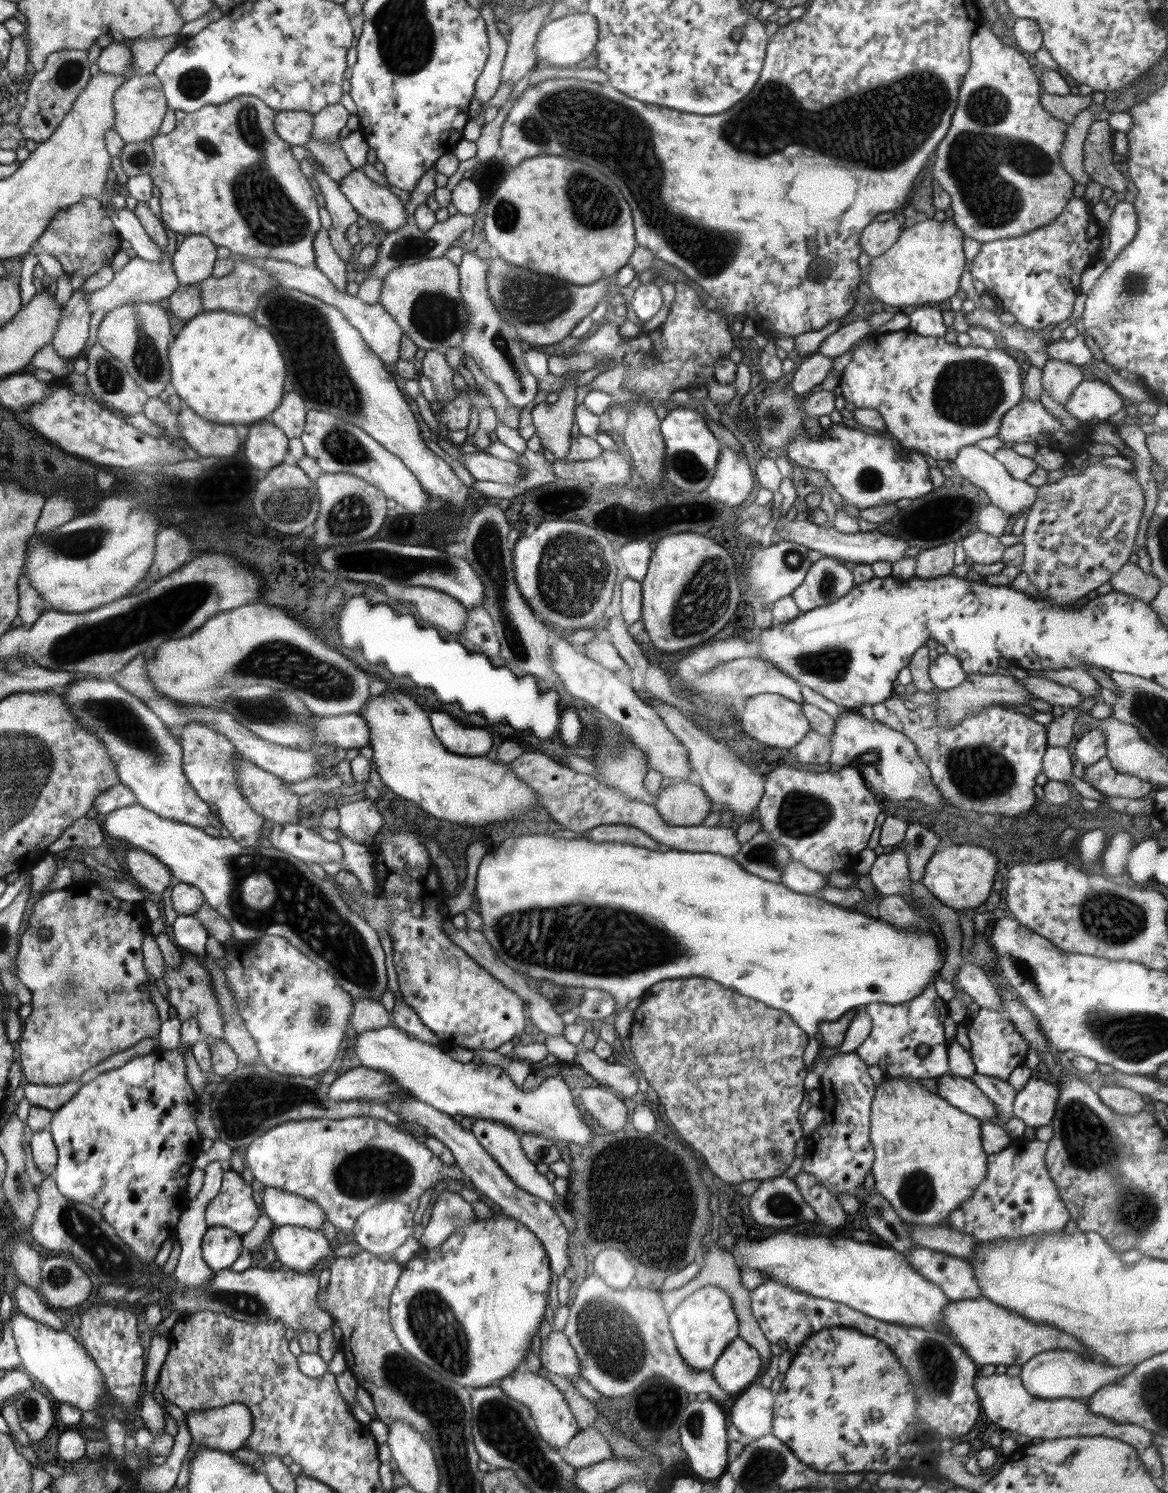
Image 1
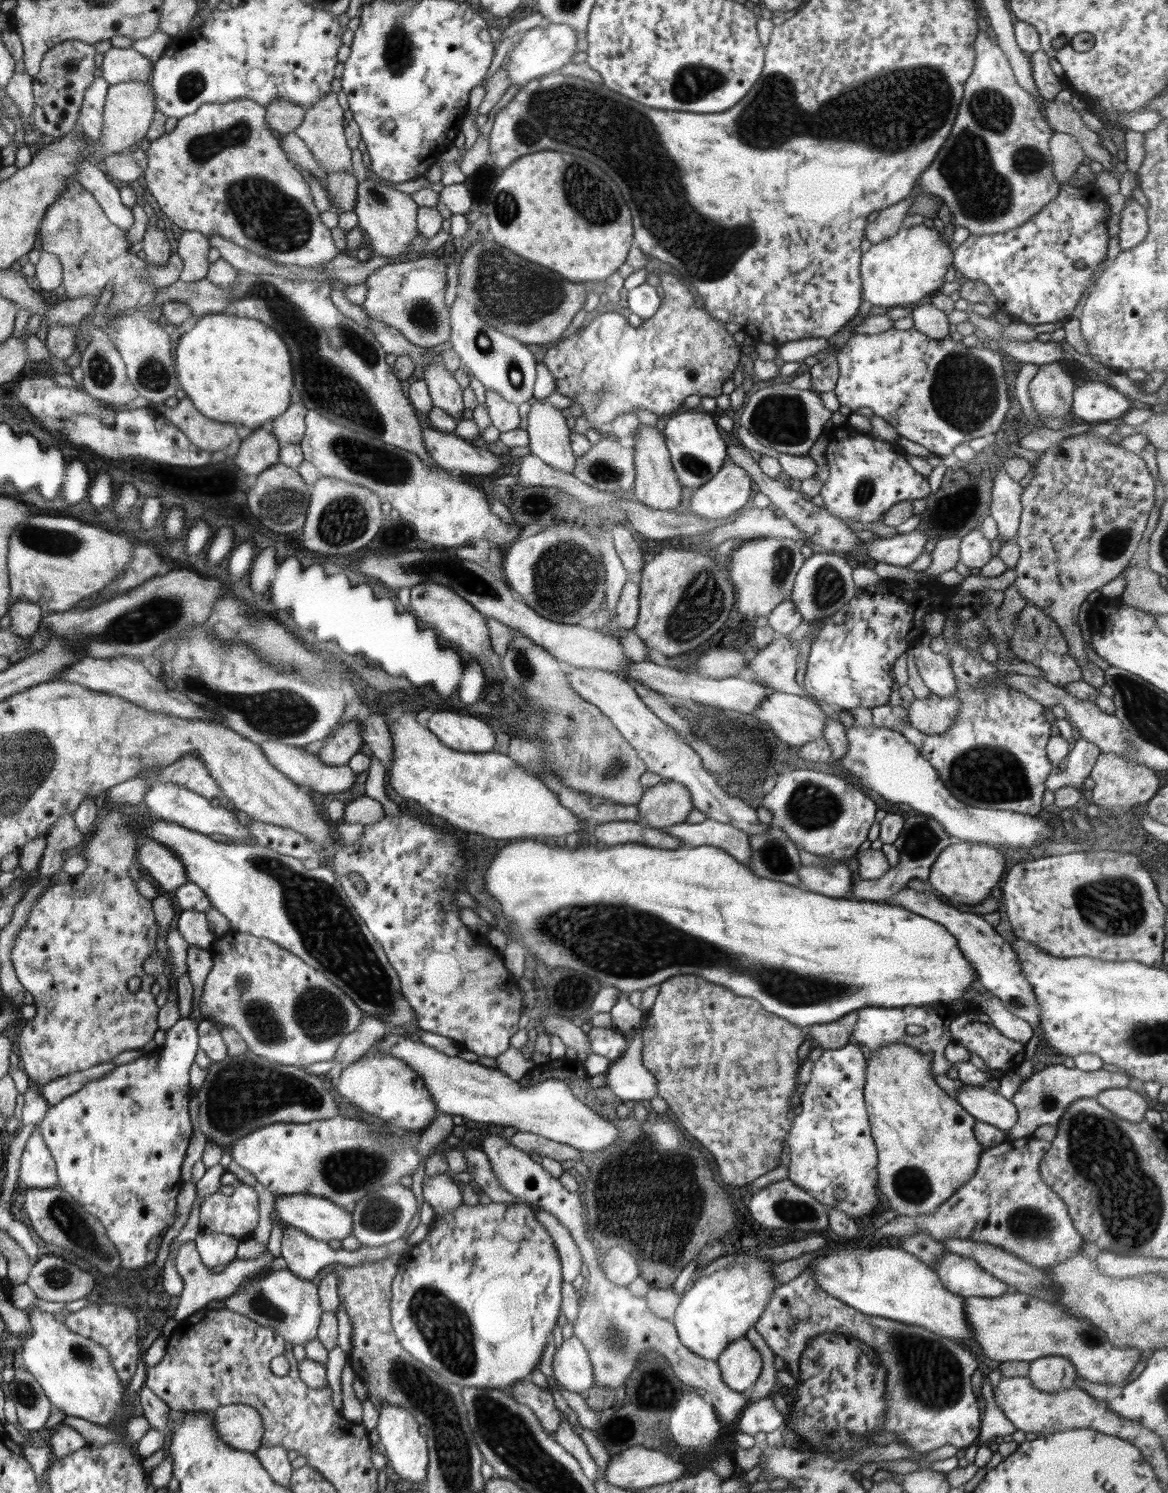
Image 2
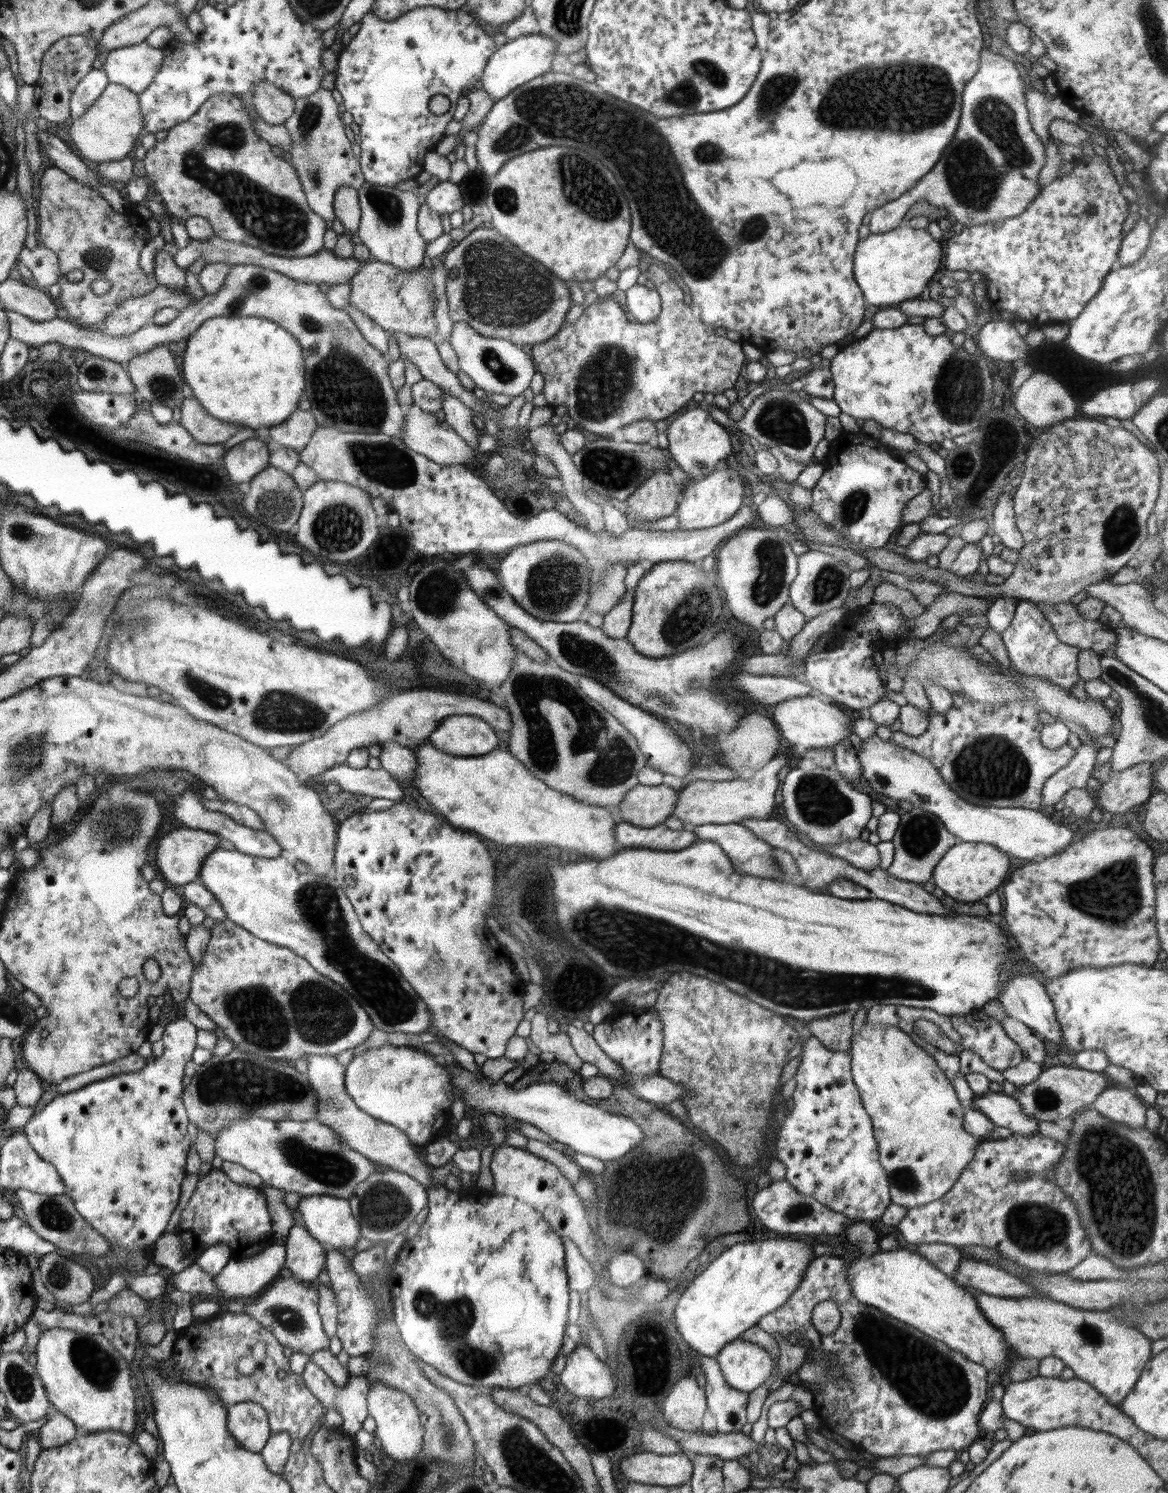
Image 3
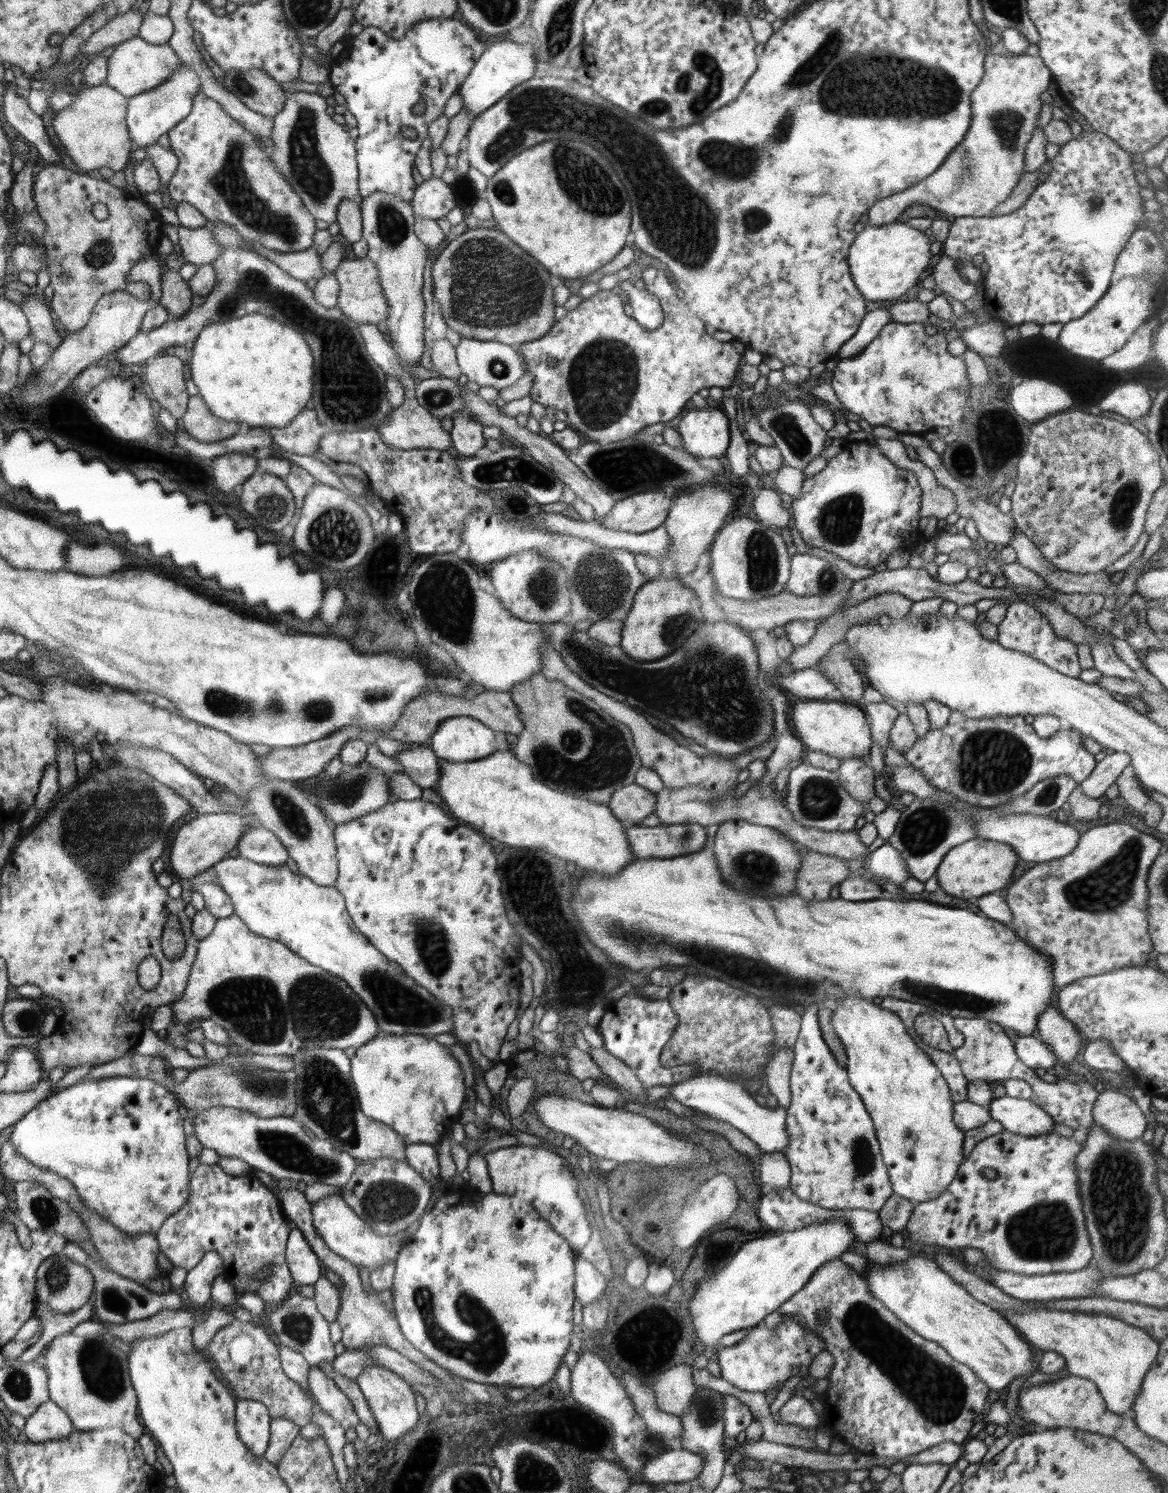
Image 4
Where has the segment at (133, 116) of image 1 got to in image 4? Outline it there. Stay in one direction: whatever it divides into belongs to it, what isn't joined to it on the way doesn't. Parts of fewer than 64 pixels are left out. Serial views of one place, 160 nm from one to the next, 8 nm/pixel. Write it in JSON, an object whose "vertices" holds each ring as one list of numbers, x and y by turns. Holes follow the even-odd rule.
{"vertices":[[106,84,81,88,68,108,56,112,52,126,76,166,94,174,102,167,124,171,132,162,132,140,125,121,128,99]]}

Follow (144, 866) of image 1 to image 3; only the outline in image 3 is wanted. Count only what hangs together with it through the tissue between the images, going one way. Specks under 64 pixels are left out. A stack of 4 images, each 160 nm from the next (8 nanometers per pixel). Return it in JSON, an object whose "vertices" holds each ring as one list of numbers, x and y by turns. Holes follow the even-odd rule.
{"vertices":[[182,827,166,836,161,836,158,848,152,852,152,863,158,872,159,878,164,882,182,886,199,879,204,860,206,860,208,854,218,848,220,848,218,835]]}

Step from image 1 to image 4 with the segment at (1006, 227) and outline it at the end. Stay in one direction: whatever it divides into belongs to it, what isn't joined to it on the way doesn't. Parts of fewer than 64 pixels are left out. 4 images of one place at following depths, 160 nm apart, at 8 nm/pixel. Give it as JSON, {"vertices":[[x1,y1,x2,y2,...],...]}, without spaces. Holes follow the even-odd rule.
{"vertices":[[1026,53,1011,56,987,54,984,76,970,93,972,124,963,141,948,154,946,160,930,176,898,194,882,198,873,204,867,212,869,216,867,224,872,226,892,224,914,203,928,205,934,210,954,217,990,217,992,211,1011,195,1024,172,1026,147,1040,119,1040,109,1047,96,1048,84,1053,81,1050,69,1040,56,1026,55]]}

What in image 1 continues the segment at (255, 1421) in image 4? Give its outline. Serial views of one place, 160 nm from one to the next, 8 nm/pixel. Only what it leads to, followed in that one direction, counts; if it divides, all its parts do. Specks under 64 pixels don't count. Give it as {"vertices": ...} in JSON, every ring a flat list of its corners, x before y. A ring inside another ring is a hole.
{"vertices":[[240,1403,189,1410,186,1413,186,1425,193,1443,222,1452,240,1450,254,1430,250,1409]]}

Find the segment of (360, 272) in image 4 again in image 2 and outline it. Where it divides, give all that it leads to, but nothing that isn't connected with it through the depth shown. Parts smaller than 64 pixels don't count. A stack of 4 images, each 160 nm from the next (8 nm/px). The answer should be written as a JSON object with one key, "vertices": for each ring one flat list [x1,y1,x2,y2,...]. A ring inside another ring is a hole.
{"vertices":[[435,256,390,263,368,276,366,300,362,307,376,322,396,328,412,345,431,349,450,337,450,311,444,301,447,265]]}

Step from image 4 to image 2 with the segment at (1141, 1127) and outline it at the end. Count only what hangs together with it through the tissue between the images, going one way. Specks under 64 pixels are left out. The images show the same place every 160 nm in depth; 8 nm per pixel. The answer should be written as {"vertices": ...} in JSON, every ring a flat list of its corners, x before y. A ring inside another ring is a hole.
{"vertices":[[1110,1088,1100,1092,1095,1099,1104,1108,1128,1122,1142,1122,1149,1110,1147,1099,1129,1088]]}

